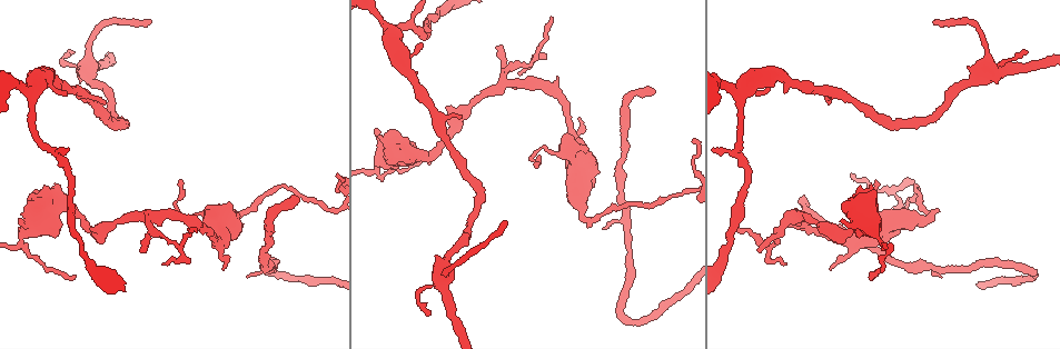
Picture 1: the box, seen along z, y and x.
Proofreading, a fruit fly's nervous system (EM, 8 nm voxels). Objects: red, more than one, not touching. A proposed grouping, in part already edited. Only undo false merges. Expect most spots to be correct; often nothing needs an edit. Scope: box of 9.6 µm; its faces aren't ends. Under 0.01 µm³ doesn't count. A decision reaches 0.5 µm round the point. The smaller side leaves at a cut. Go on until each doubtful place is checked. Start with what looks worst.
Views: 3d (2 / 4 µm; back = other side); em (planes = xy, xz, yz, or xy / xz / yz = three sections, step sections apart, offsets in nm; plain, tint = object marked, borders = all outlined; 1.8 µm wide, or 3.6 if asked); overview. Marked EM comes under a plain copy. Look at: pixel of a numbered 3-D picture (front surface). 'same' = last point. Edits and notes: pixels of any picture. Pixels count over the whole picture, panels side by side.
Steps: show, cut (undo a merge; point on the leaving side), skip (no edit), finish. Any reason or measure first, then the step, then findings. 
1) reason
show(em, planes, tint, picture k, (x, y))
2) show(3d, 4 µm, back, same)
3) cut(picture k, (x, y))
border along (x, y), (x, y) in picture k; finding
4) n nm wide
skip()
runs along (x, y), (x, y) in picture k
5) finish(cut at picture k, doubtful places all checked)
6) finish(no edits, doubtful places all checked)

calibre changes
show(3d, 4 µm, back, picture 1, (861, 239))

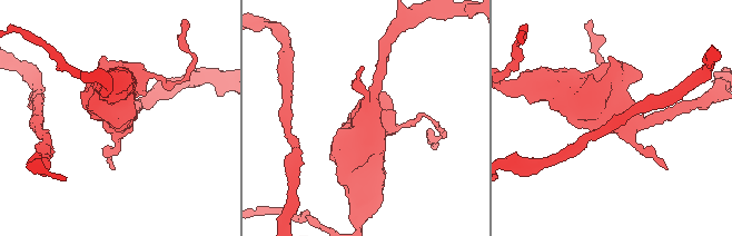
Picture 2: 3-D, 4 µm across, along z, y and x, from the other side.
shape alone is not enough
show(em, 3.6 µm, planes, tint, picture 2, (367, 123))

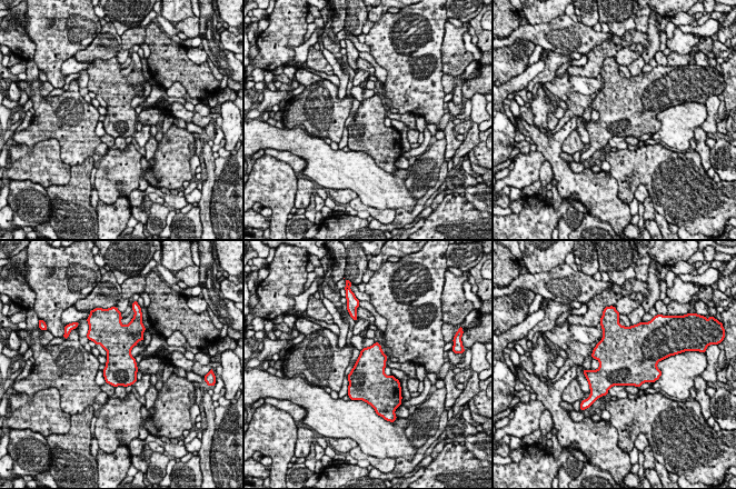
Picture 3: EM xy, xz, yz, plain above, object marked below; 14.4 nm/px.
skip()
all the same neuron

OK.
three-way junction
show(em, planes, tint, picture 1, (389, 29))

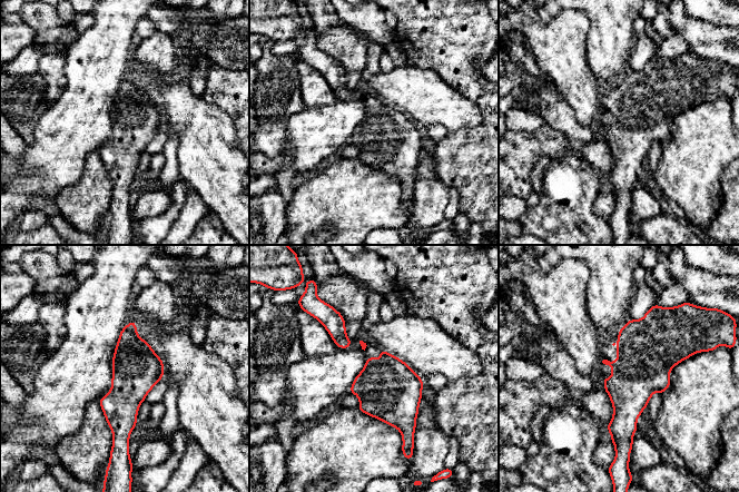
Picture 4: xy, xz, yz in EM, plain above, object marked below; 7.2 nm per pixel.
360 nm wide
skip()
one neuron here

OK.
sudden change in width
show(em, planes, tint, picture 1, (19, 245))

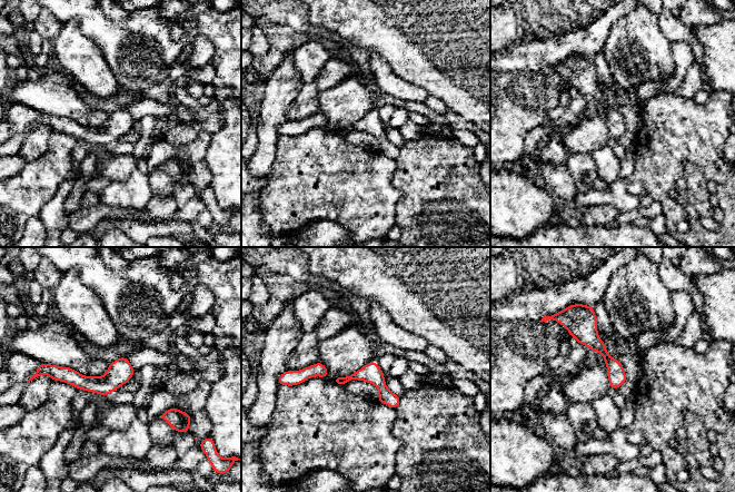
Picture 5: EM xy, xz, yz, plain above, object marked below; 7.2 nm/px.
skip()
runs along (50, 367), (80, 382), (130, 373) in picture 5; one neuron here

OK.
finish(no edits, doubtful places all checked)

